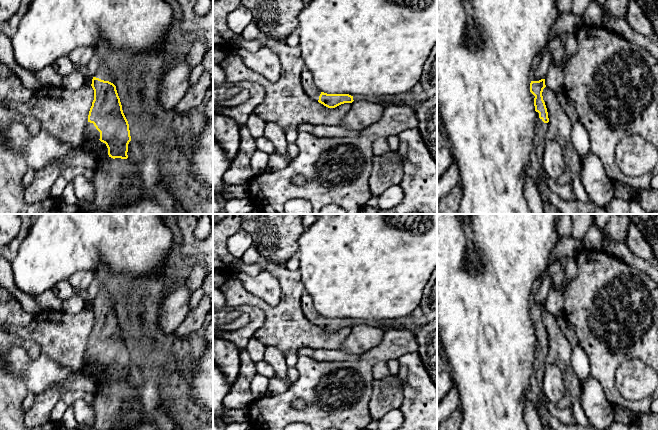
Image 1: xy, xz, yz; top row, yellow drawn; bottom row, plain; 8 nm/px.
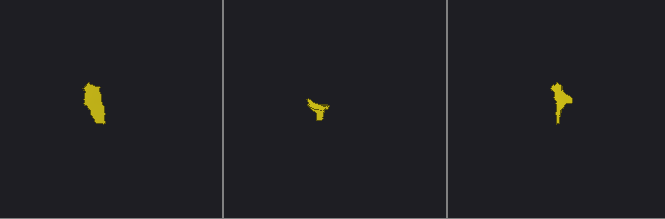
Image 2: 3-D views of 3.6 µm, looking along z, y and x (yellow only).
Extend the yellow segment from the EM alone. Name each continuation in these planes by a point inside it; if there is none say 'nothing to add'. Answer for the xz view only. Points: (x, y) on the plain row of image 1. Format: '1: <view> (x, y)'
1: xz (311, 314)

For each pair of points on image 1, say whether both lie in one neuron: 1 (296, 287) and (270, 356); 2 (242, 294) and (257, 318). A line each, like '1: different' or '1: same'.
1: different
2: different

